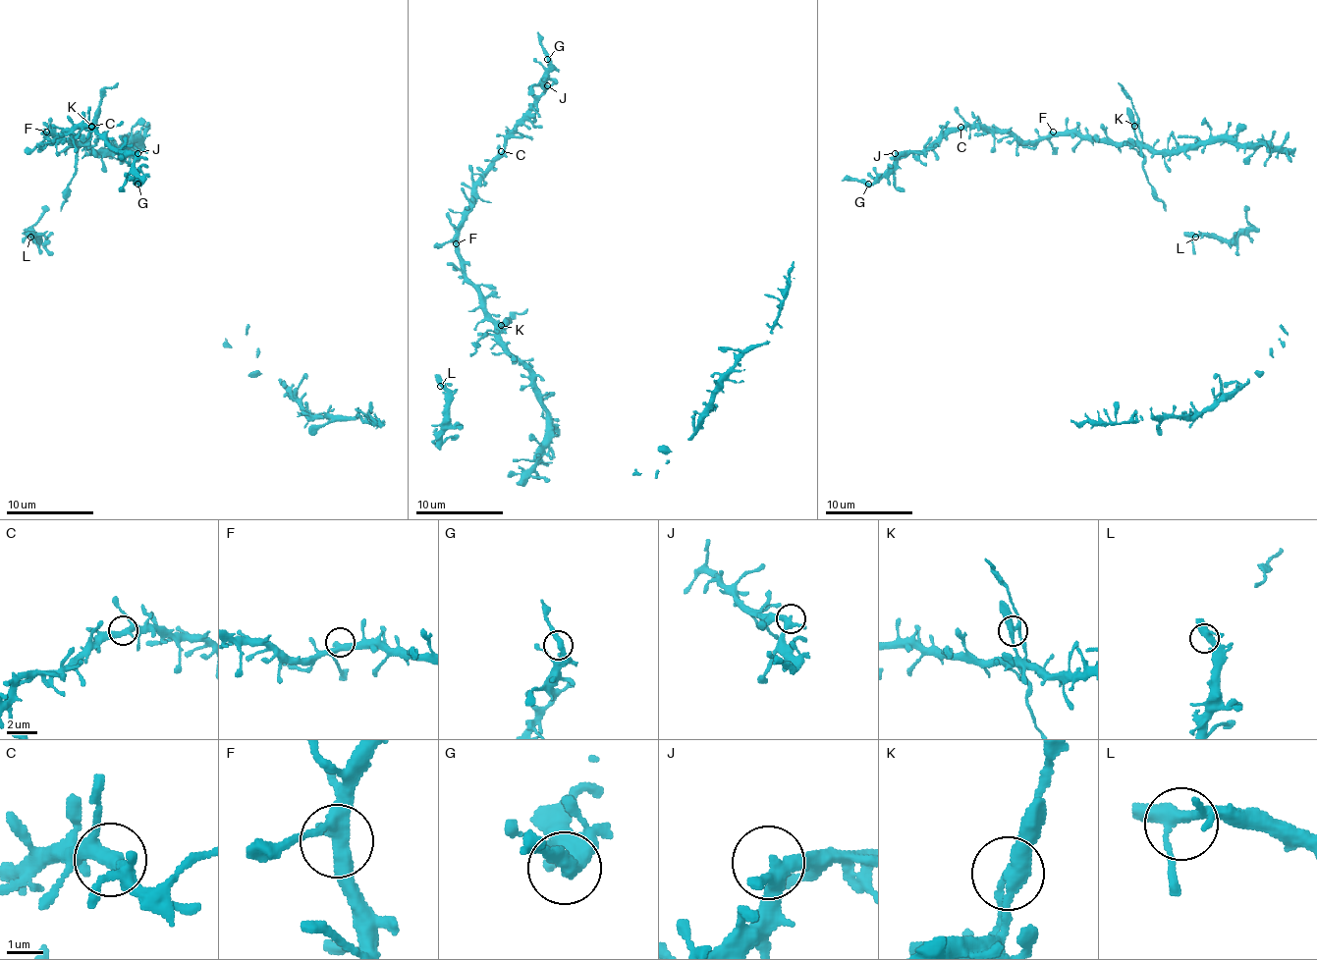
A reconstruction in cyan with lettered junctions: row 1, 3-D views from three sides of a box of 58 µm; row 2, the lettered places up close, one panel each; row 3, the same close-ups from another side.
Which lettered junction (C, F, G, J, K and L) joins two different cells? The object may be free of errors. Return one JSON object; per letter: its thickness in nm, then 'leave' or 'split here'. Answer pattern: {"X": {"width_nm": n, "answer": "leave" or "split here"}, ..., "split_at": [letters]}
{"C": {"width_nm": 320, "answer": "leave"}, "F": {"width_nm": 360, "answer": "leave"}, "G": {"width_nm": 360, "answer": "leave"}, "J": {"width_nm": 280, "answer": "leave"}, "K": {"width_nm": 320, "answer": "split here"}, "L": {"width_nm": 340, "answer": "leave"}, "split_at": ["K"]}

